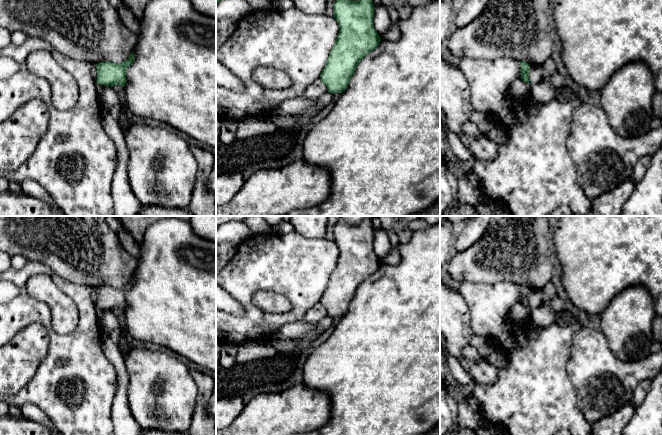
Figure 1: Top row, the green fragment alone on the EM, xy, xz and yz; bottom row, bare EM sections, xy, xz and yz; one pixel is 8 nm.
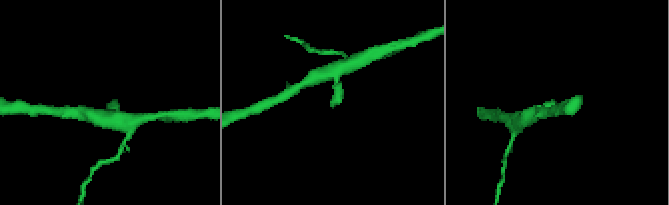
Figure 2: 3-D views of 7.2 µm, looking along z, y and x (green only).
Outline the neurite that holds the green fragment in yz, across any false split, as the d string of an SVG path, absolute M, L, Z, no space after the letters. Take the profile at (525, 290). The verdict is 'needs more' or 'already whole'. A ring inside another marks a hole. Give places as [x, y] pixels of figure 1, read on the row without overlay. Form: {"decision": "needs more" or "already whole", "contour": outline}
{"decision": "already whole", "contour": "M519 285L520 290L521 290L521 303L525 306L529 308L529 292L530 292L530 288L528 288L525 285Z"}

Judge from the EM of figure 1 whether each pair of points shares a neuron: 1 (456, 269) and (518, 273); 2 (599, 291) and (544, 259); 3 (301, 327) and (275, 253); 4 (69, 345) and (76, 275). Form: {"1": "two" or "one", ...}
{"1": "one", "2": "two", "3": "two", "4": "two"}

